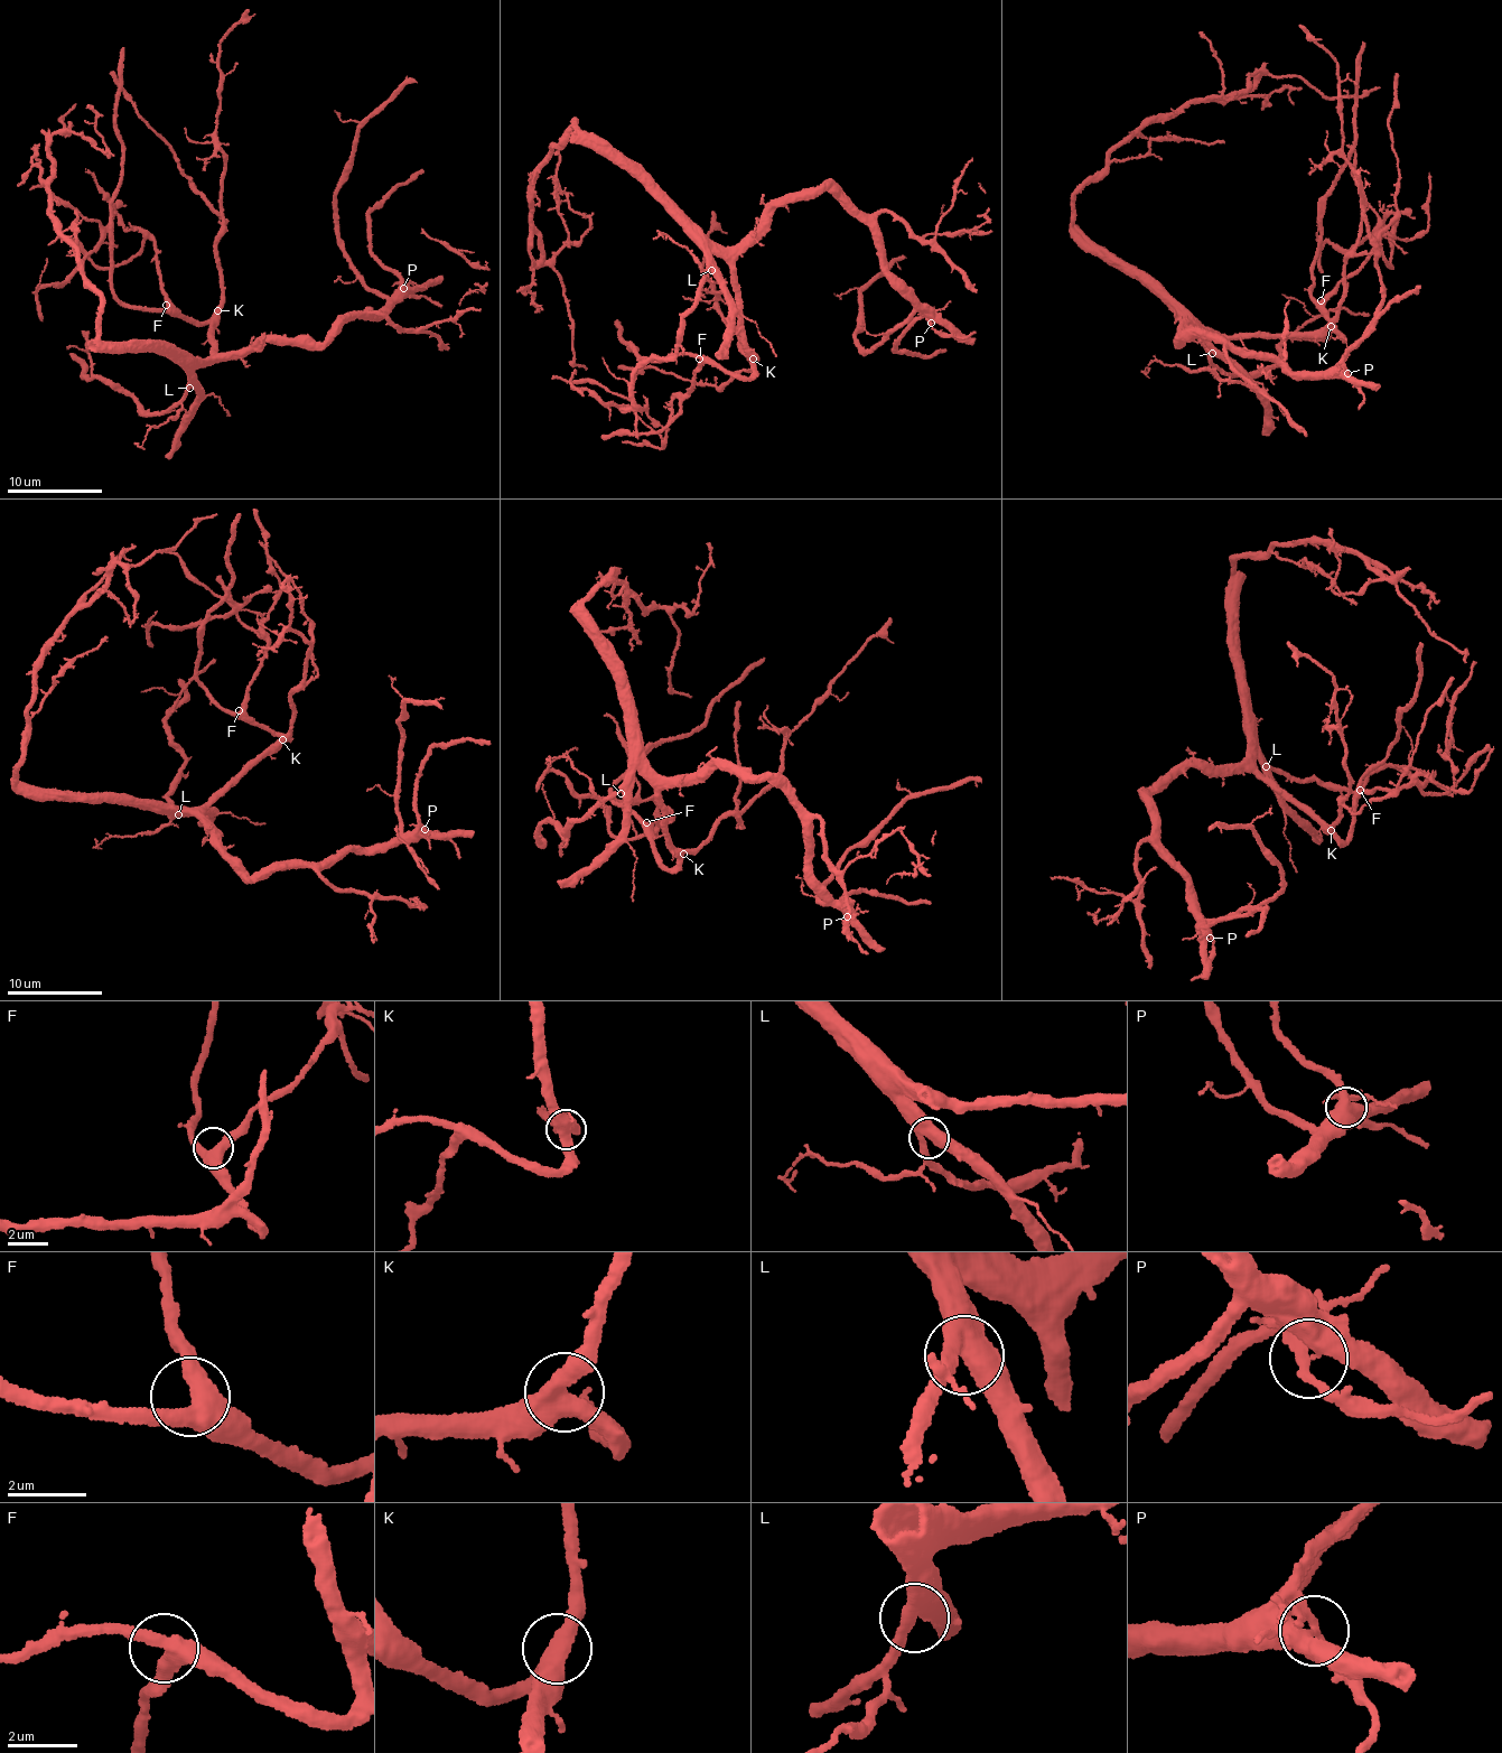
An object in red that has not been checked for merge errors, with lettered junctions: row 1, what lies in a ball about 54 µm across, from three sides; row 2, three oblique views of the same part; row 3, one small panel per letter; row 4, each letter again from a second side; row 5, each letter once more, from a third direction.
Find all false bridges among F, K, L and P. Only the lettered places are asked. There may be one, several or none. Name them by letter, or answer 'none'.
P

